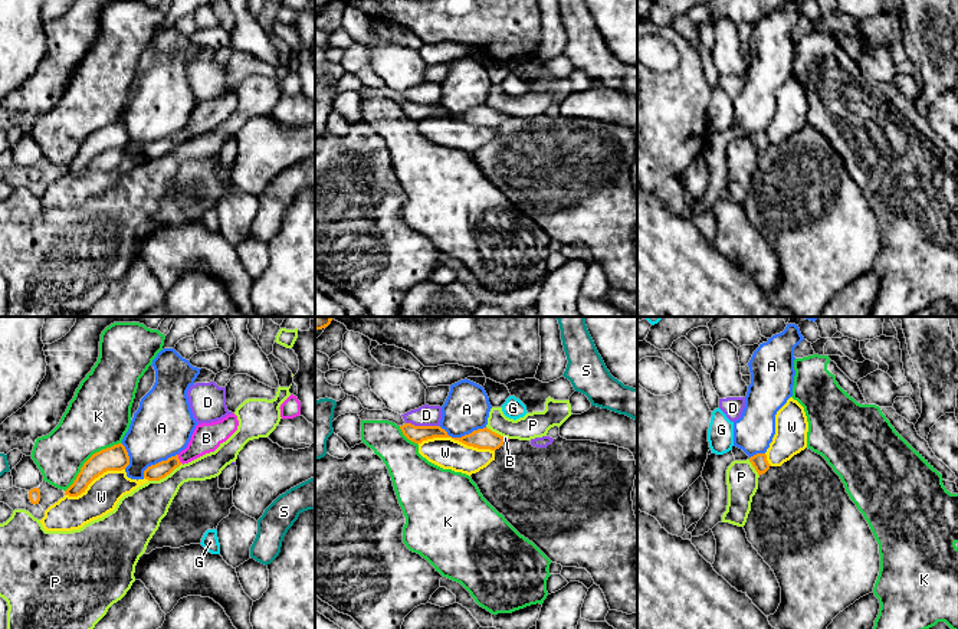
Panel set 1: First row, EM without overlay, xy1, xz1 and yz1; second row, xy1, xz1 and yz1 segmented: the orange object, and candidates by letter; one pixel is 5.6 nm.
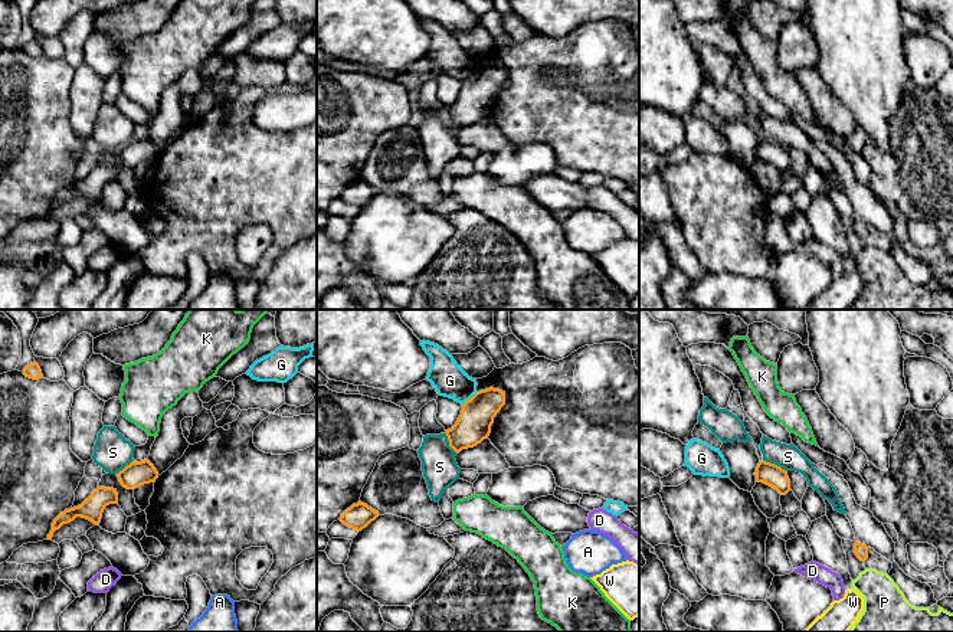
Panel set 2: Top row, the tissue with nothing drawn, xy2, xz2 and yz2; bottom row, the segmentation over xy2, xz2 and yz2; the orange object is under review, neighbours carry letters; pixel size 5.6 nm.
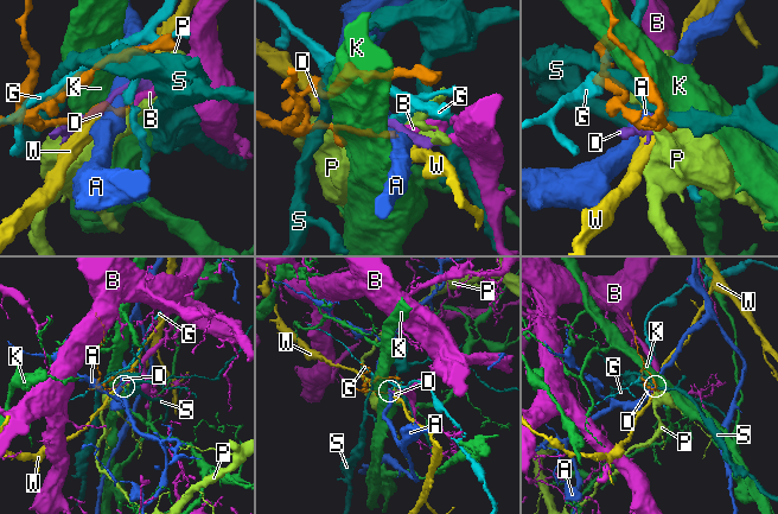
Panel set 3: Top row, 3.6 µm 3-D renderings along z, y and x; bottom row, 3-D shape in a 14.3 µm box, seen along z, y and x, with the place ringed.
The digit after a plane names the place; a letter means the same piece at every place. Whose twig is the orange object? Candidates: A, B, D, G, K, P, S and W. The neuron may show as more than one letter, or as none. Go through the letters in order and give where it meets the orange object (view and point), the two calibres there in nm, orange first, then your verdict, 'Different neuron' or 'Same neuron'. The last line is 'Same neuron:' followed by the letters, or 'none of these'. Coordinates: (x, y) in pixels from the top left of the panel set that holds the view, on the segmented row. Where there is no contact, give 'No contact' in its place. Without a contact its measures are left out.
A: Touches orange at xz1 (462, 436). Thickness 110 nm (orange) against 260 nm. Different neuron
B: Touches orange at xy1 (179, 459). Thickness 90 nm (orange) against 160 nm. Same neuron
D: Touches orange at xz1 (422, 426). Thickness 100 nm (orange) against 120 nm. Different neuron
G: Touches orange at xz2 (471, 398). Thickness 190 nm (orange) against 190 nm. Different neuron
K: Touches orange at xy1 (88, 459). Thickness 140 nm (orange) against 360 nm. Different neuron
P: Touches orange at xy1 (164, 477). Thickness 90 nm (orange) against 260 nm. Different neuron
S: Touches orange at yz2 (773, 464). Thickness 120 nm (orange) against 140 nm. Different neuron
W: Touches orange at xz1 (456, 439). Thickness 110 nm (orange) against 170 nm. Different neuron
Same neuron: B

